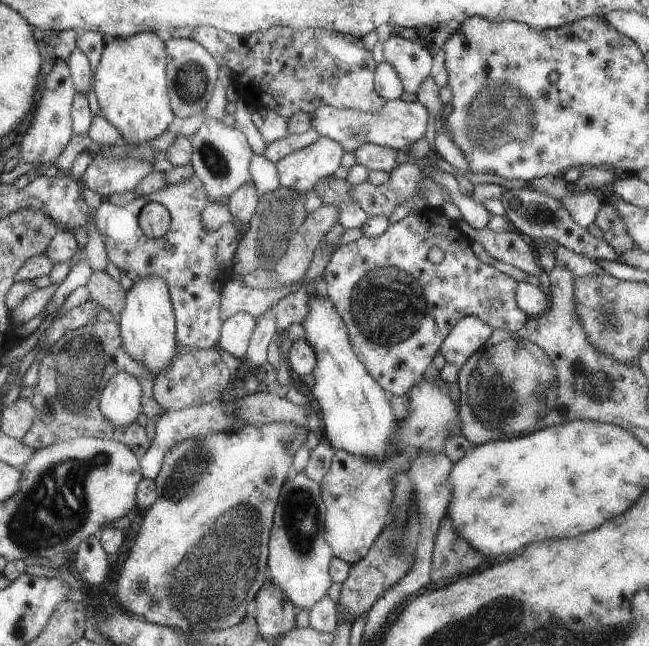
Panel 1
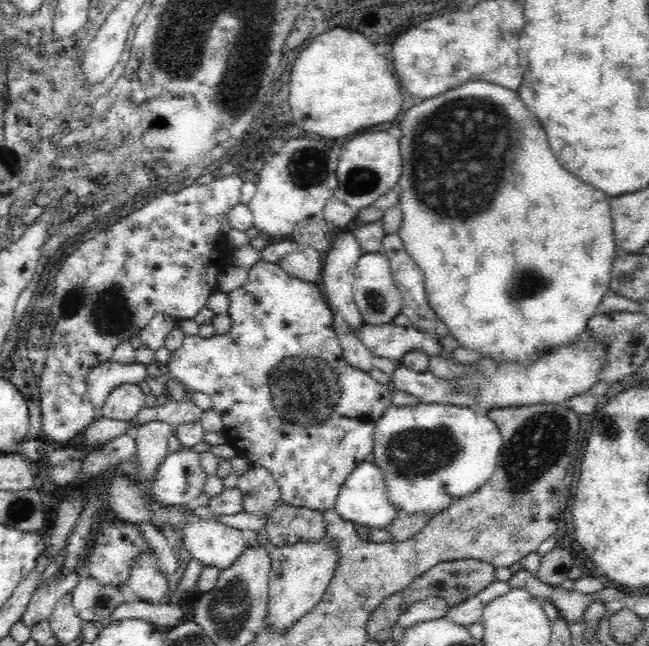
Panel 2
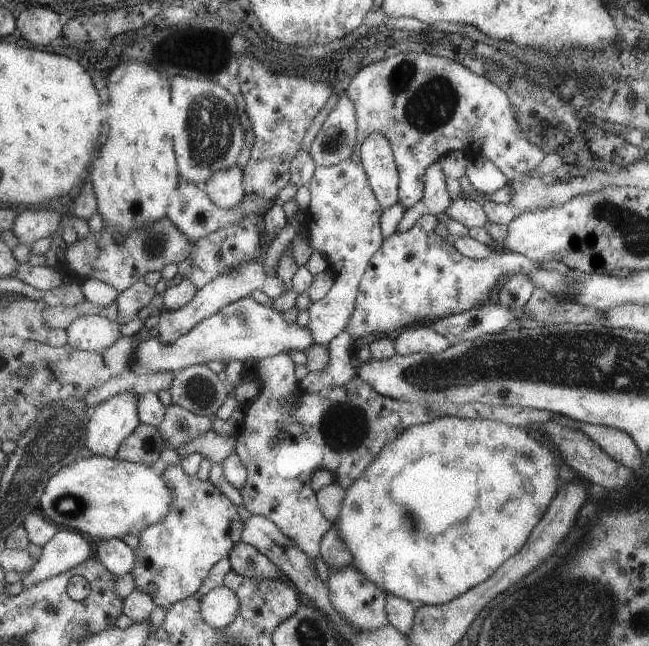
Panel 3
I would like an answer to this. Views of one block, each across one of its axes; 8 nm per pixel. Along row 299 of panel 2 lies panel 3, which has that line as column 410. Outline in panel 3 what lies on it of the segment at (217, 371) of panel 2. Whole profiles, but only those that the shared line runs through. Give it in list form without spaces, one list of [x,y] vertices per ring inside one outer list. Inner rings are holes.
[[[424,214],[418,218],[418,222],[406,232],[396,231],[392,236],[384,239],[384,244],[371,259],[370,266],[363,275],[362,282],[359,284],[358,303],[355,311],[352,312],[351,322],[345,331],[354,339],[362,338],[369,334],[382,333],[390,334],[399,328],[417,325],[418,322],[426,323],[429,319],[443,319],[447,316],[454,316],[460,312],[472,310],[490,290],[496,286],[498,278],[502,274],[509,276],[514,272],[531,273],[536,269],[554,270],[560,274],[570,272],[570,268],[563,262],[548,260],[548,262],[536,262],[525,255],[511,252],[500,247],[495,248],[492,254],[484,260],[472,260],[455,247],[448,244],[446,239],[440,234],[436,234],[436,225],[439,223],[437,216]]]

